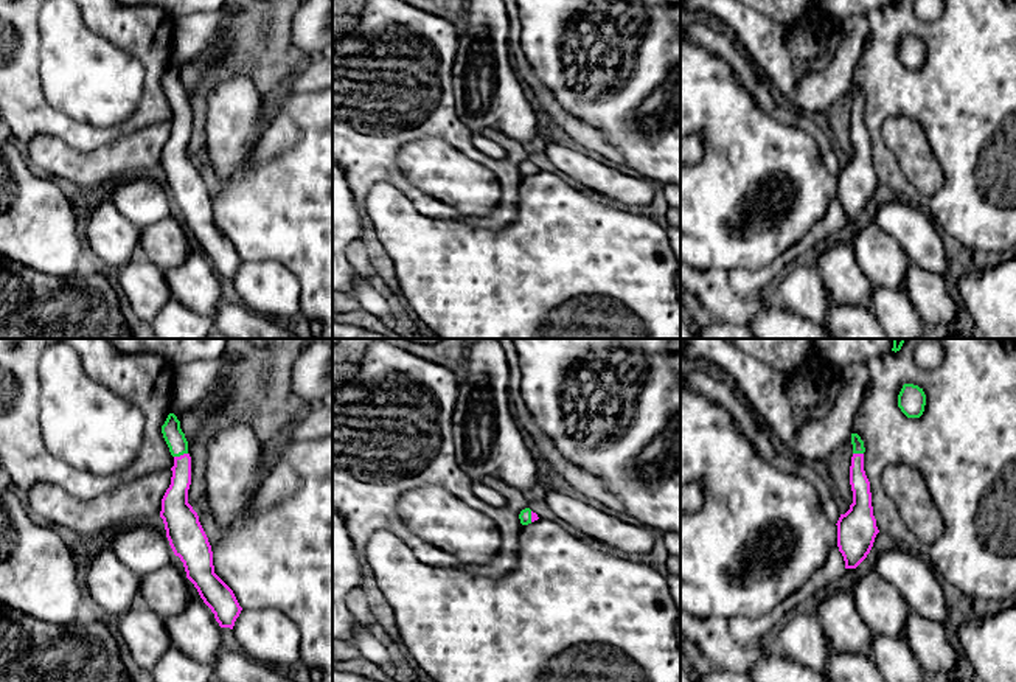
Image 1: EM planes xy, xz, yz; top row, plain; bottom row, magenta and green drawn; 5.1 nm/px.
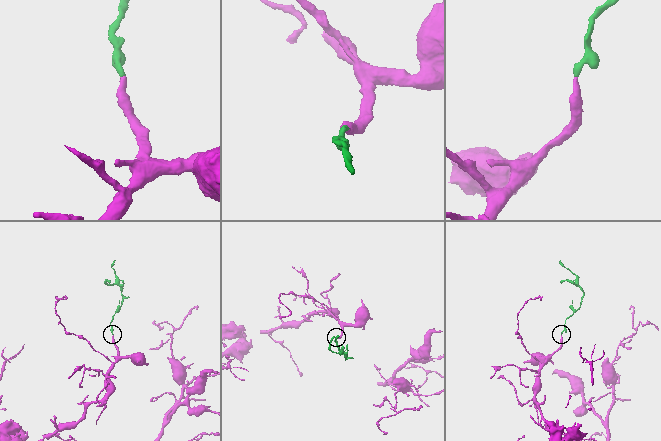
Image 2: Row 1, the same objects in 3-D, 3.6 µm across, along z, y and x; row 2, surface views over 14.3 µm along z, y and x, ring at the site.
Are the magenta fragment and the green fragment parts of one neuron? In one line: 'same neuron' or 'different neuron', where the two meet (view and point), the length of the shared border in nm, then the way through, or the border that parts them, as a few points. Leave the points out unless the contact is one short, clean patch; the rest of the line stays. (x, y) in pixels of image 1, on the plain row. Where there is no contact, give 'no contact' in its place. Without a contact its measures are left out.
same neuron; contact xy (180, 107); length 80 nm; way xy (174, 154), (180, 134), (180, 107), (174, 89)

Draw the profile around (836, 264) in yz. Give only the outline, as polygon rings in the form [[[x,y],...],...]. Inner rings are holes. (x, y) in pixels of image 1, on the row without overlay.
[[[834,239],[814,256],[816,270],[834,303],[870,308],[873,284],[862,273],[850,245]]]

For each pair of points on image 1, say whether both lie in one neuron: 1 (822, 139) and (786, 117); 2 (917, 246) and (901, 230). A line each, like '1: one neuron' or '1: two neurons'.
1: one neuron
2: one neuron

